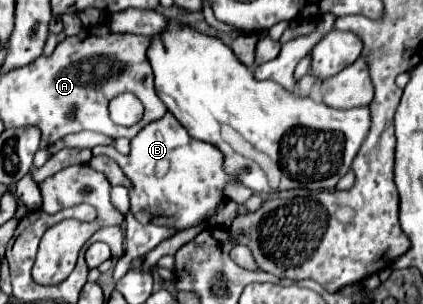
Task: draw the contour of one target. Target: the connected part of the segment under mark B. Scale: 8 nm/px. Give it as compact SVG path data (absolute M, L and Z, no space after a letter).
M169 112L161 120L147 124L131 140L128 155L118 153L113 145L96 146L92 154L107 154L131 180L131 212L141 224L159 224L175 230L201 226L227 200L225 186L239 182L233 174L225 172L223 152L209 142L189 136Z

